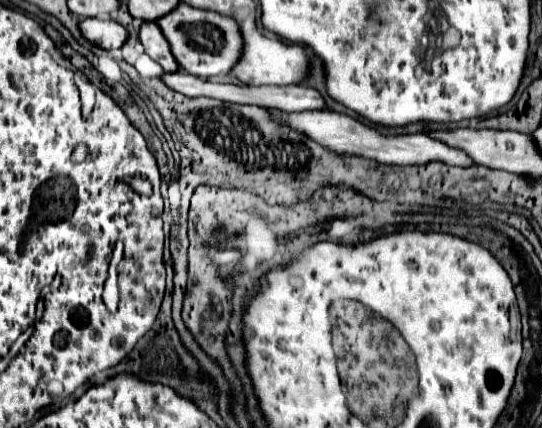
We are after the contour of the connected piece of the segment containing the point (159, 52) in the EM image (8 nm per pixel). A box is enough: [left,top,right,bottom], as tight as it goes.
[140,21,180,73]

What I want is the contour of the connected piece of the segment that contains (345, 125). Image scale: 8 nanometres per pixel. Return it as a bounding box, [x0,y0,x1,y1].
[270,109,474,167]

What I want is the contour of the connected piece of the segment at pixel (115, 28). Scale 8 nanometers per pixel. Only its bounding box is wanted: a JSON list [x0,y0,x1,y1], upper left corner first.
[80,19,128,49]

